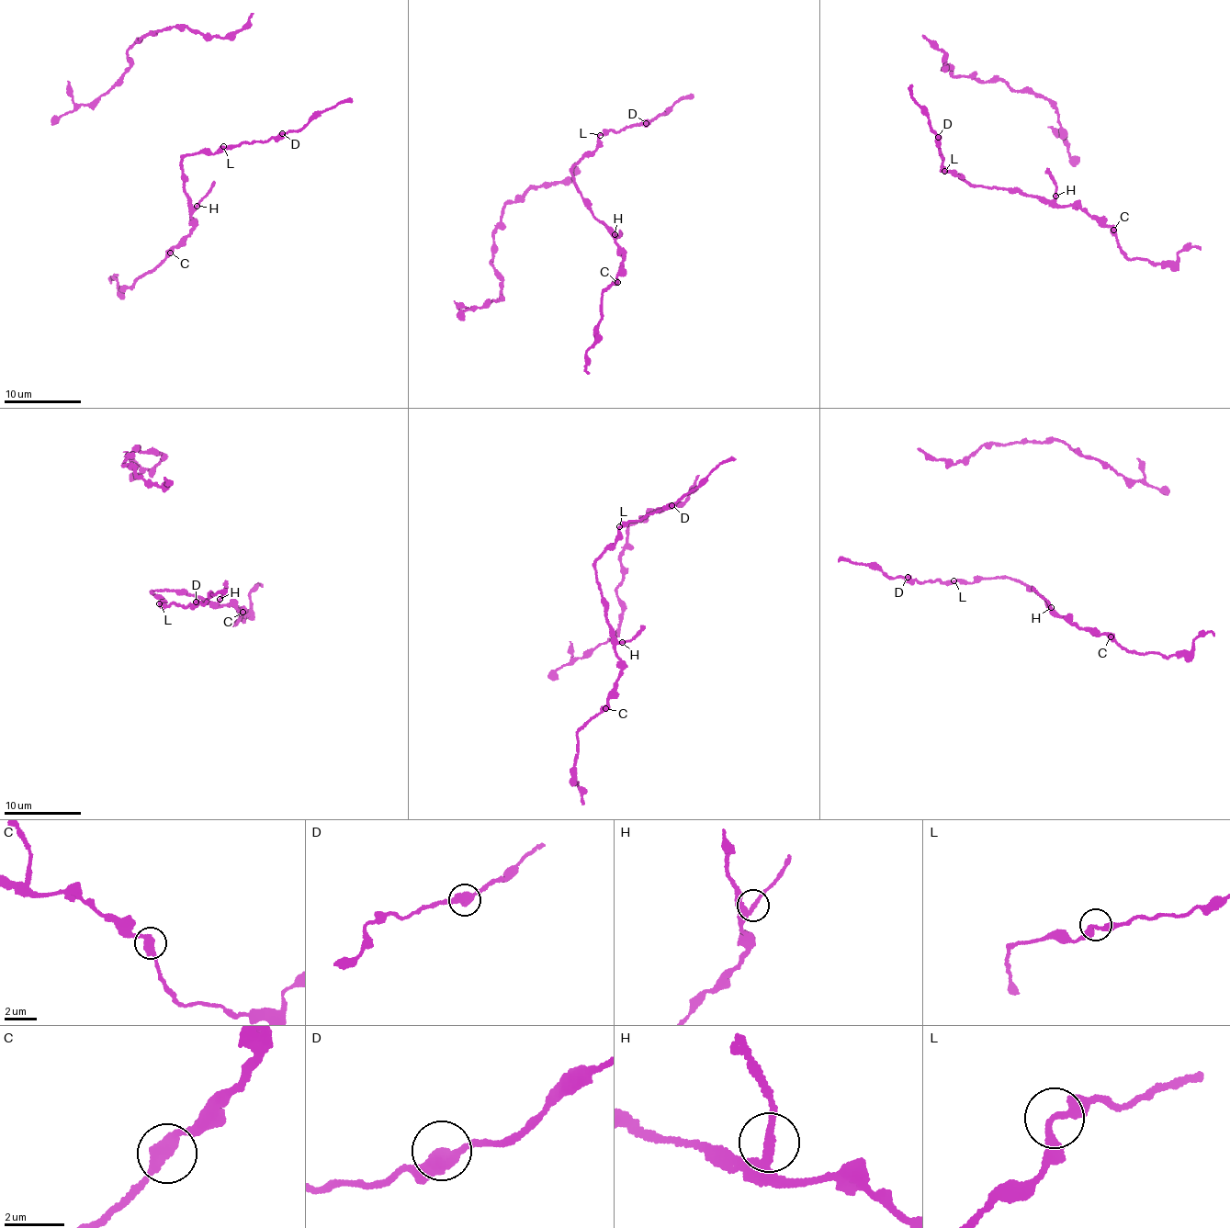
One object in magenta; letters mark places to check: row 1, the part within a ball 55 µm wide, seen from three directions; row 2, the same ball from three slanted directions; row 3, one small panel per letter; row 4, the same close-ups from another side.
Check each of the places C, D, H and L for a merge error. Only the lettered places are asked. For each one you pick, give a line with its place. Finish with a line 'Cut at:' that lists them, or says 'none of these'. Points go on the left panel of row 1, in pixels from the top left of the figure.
Cut at: none of these

